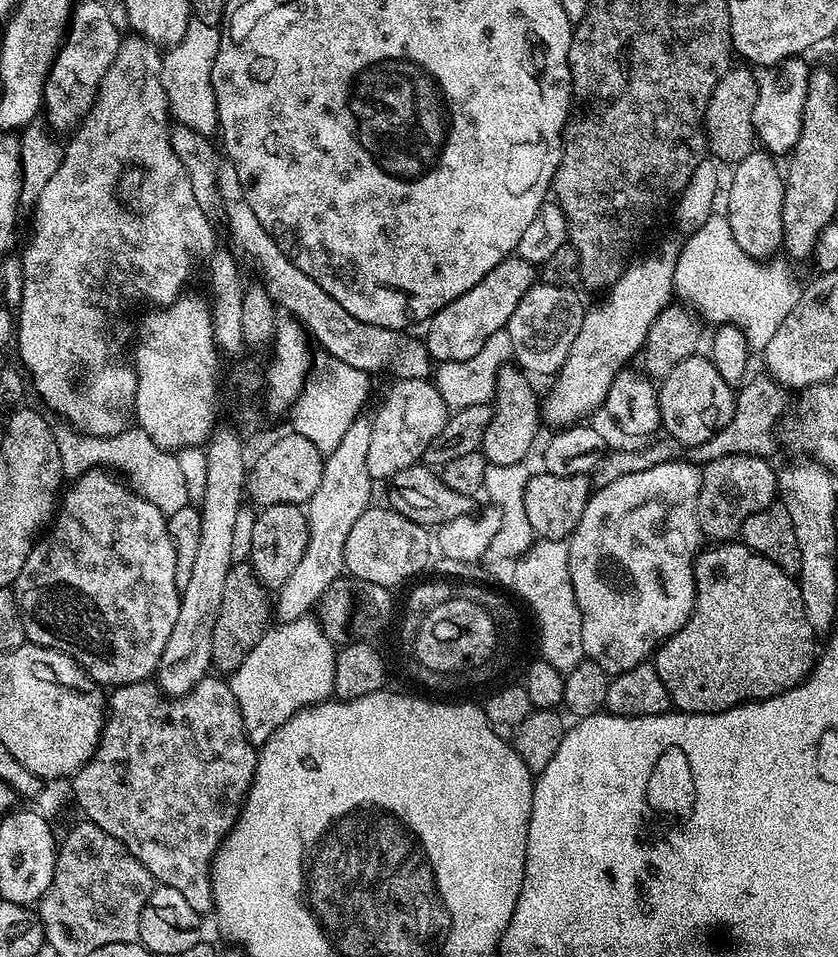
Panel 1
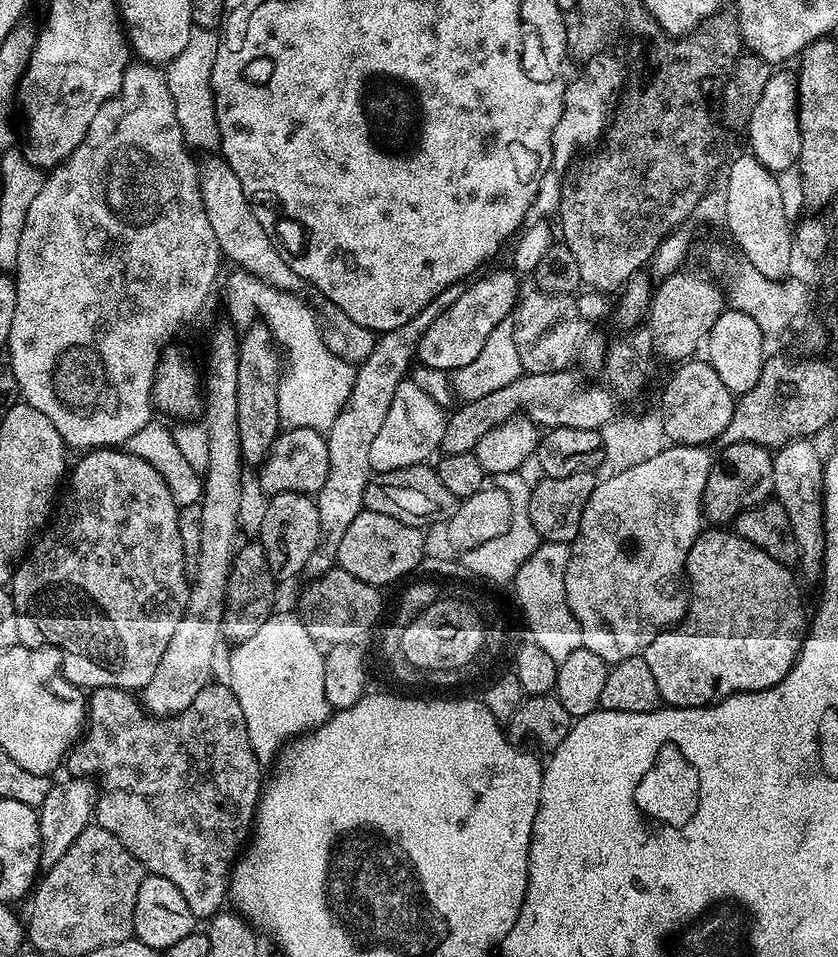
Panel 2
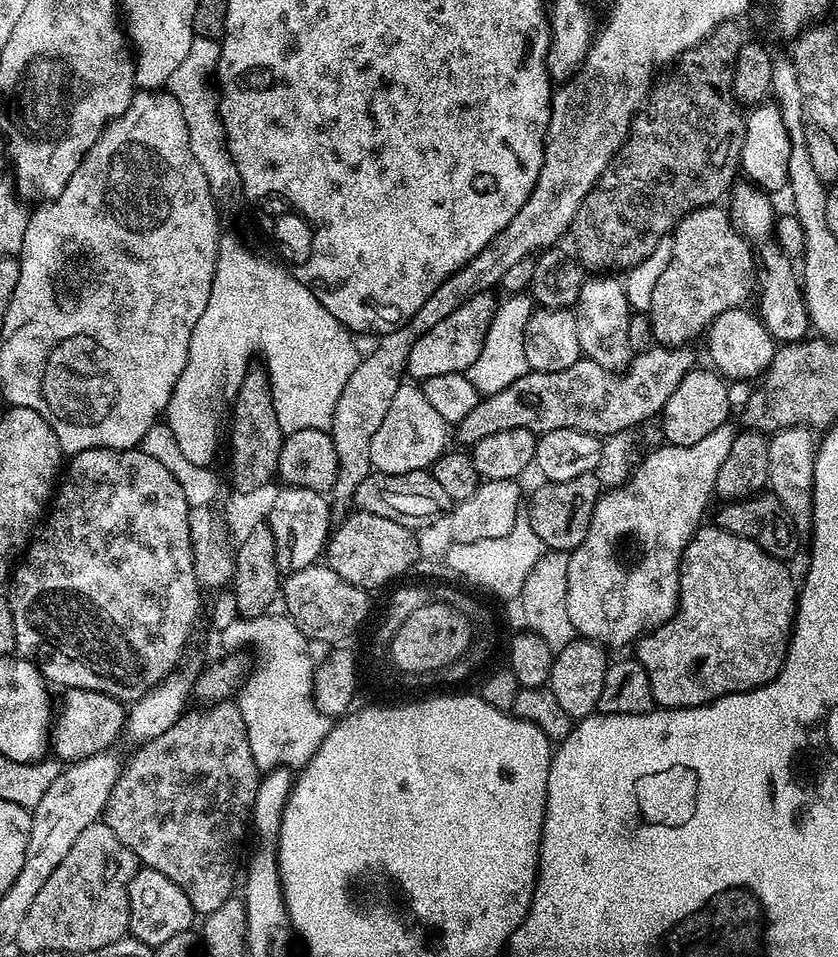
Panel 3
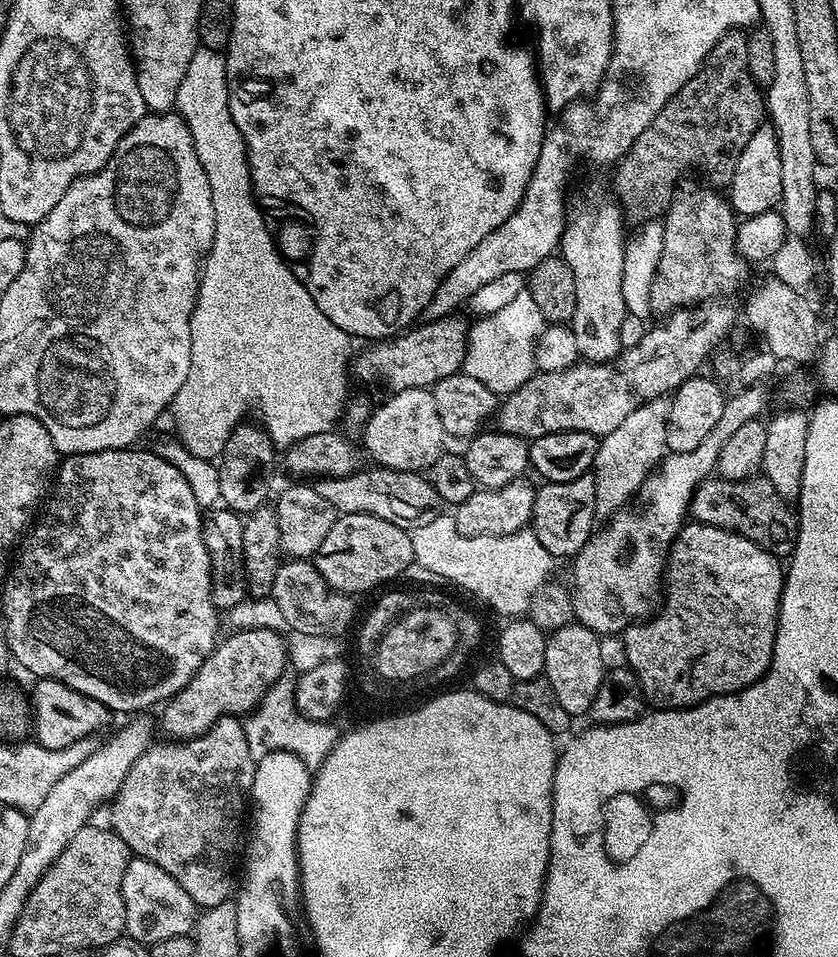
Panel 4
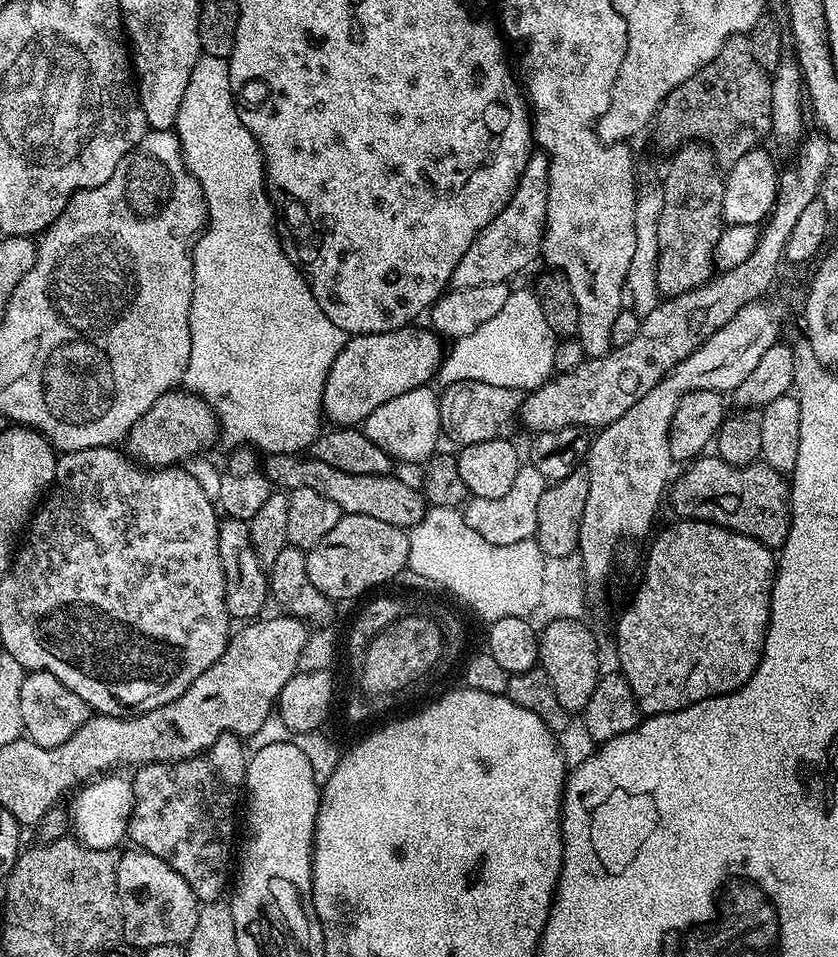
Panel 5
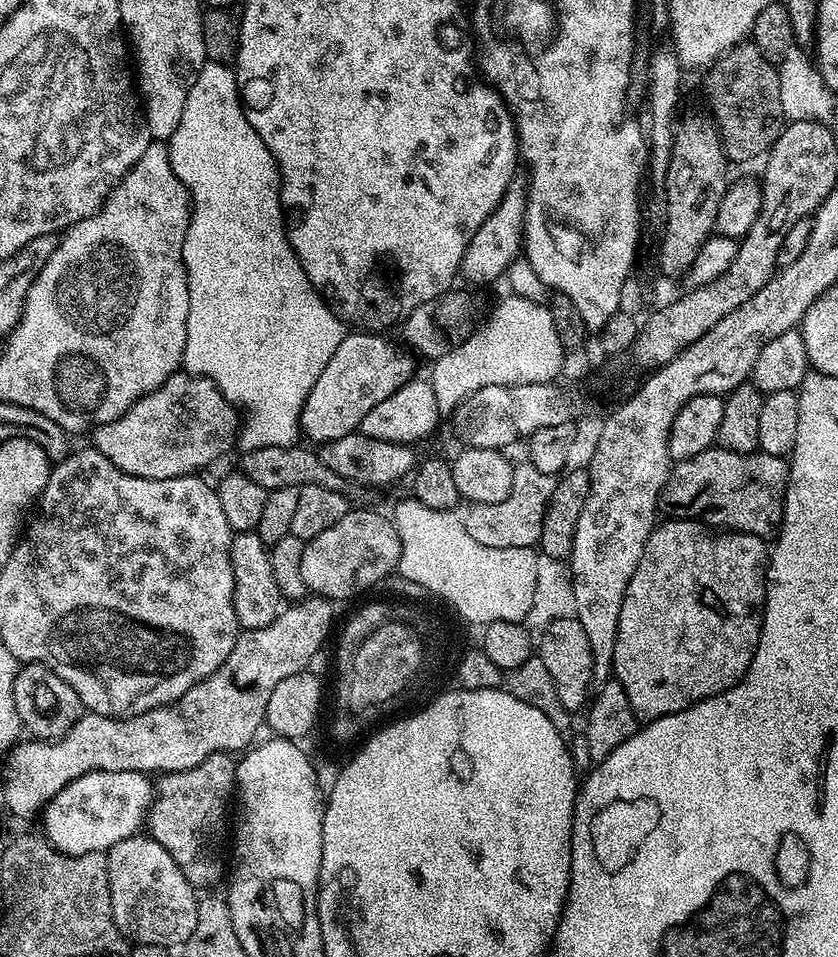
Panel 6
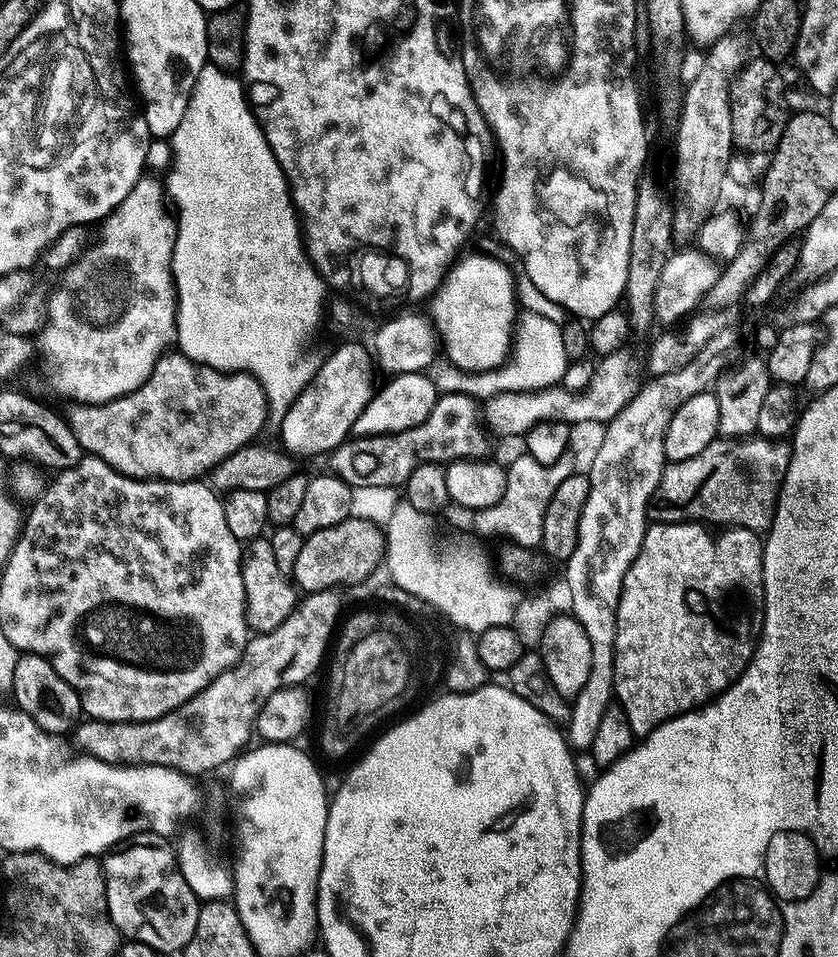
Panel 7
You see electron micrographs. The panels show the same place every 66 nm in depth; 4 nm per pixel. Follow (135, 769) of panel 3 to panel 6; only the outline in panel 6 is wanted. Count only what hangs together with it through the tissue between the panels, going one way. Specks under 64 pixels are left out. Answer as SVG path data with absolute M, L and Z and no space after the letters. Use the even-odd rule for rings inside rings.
M219 752L206 758L206 762L198 762L198 766L190 766L190 770L165 772L154 784L147 835L166 849L197 890L215 889L212 887L226 876L224 823L228 820L228 803L233 803L237 791L236 766L237 761L229 753Z

